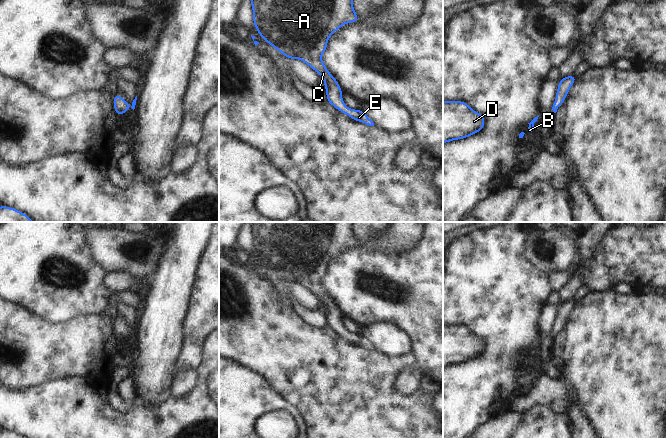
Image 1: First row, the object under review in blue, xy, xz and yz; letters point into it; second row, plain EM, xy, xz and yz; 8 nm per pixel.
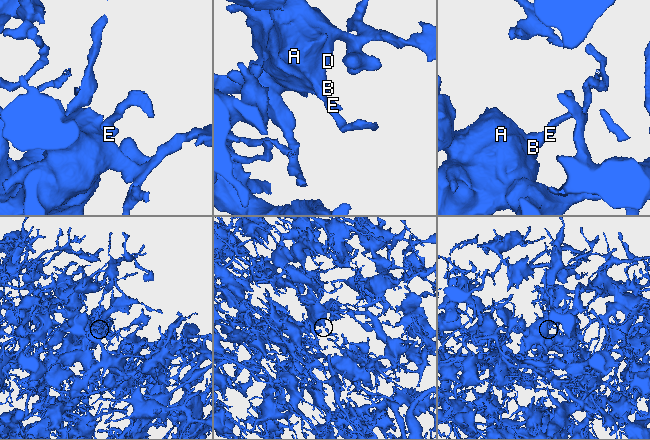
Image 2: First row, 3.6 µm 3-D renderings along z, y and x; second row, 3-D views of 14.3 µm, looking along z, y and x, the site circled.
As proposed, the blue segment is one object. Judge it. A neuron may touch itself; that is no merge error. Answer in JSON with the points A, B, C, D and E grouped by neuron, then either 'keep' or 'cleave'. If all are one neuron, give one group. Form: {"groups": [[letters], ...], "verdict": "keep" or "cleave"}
{"groups": [["A", "B", "C", "D", "E"]], "verdict": "keep"}

